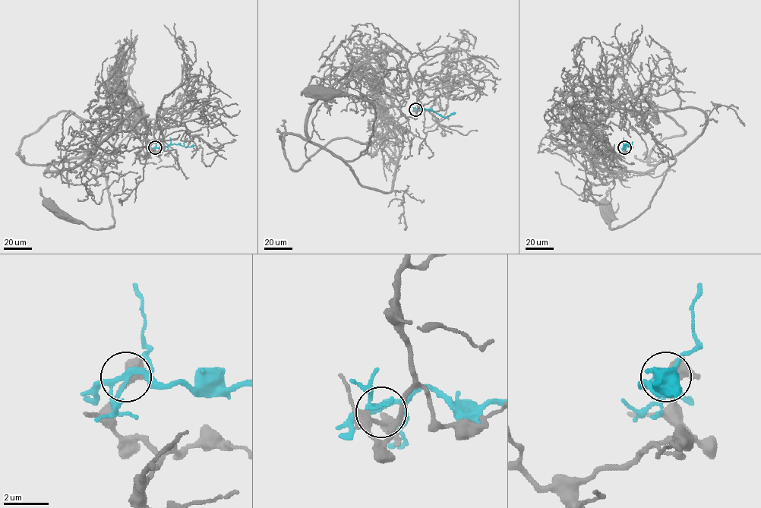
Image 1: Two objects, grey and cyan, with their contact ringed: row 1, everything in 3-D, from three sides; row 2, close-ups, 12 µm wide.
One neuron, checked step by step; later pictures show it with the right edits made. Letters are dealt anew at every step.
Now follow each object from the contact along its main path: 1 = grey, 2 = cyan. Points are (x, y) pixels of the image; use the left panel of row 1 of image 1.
1: (154, 147), (145, 120), (124, 119), (83, 161), (51, 165), (99, 168), (114, 224), (57, 212)
2: (154, 147), (163, 148), (175, 143), (191, 146), (193, 144)

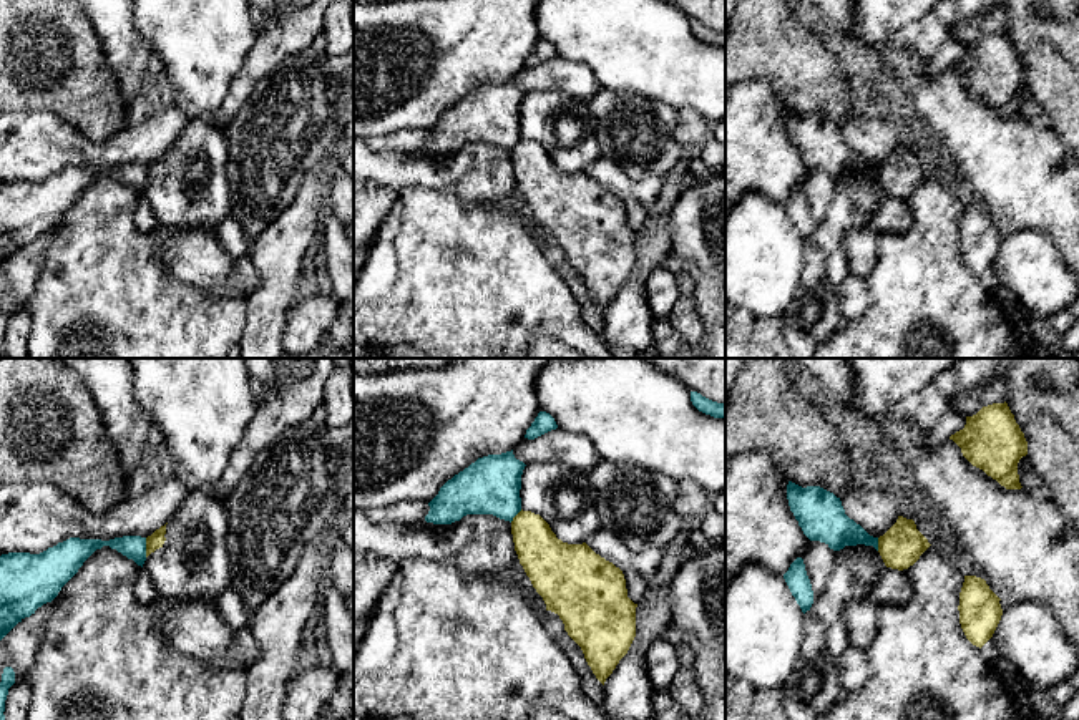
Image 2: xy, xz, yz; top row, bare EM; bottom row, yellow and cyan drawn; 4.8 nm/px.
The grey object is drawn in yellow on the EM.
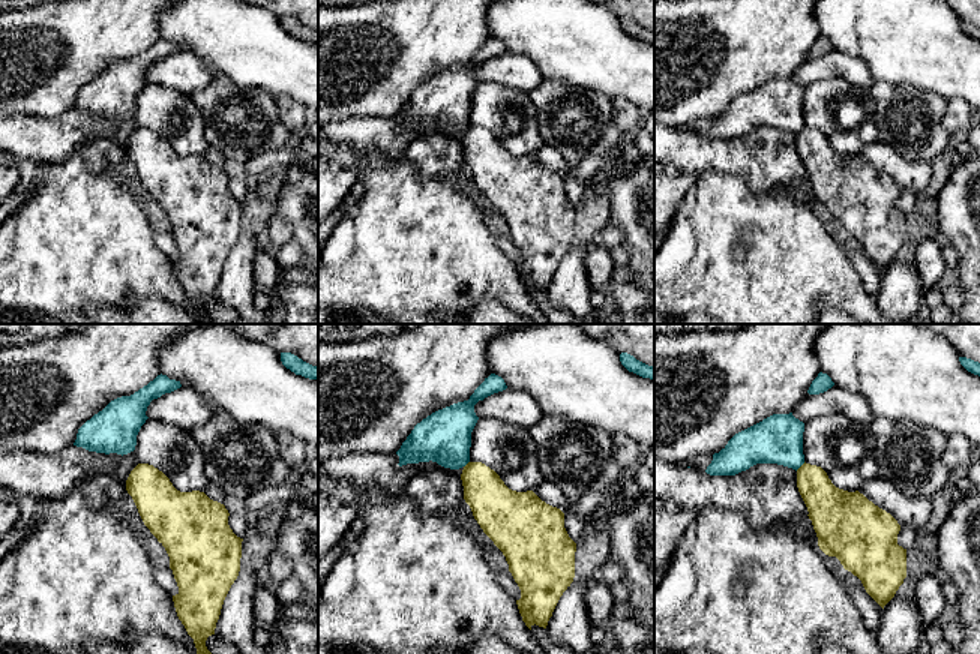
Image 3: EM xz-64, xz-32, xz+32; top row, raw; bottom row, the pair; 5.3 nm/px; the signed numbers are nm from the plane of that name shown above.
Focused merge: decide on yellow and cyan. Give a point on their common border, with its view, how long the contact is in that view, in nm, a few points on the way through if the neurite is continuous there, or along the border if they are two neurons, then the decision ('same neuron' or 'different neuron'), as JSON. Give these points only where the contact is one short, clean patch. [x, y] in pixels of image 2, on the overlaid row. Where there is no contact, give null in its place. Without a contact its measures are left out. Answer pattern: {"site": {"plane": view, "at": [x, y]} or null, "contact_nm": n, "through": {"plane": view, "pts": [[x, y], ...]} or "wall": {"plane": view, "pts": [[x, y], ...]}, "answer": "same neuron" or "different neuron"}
{"site": {"plane": "xy", "at": [146, 548]}, "contact_nm": 100, "wall": {"plane": "xy", "pts": [[145, 538], [146, 556]]}, "answer": "different neuron"}

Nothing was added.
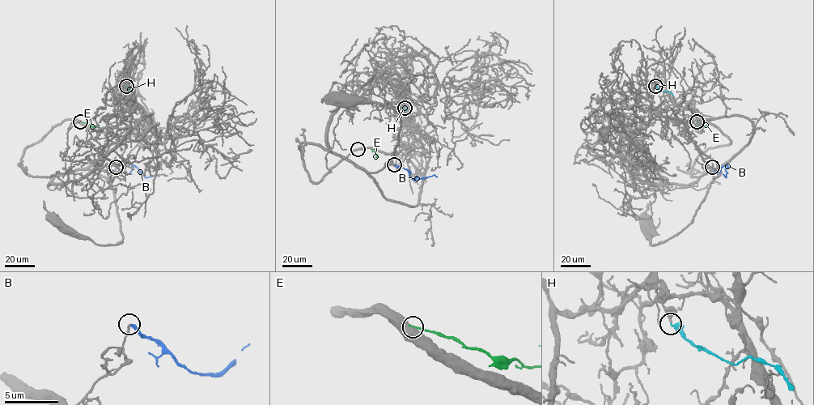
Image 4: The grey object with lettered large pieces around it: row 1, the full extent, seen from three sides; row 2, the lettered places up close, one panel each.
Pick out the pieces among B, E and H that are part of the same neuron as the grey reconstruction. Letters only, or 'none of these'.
H

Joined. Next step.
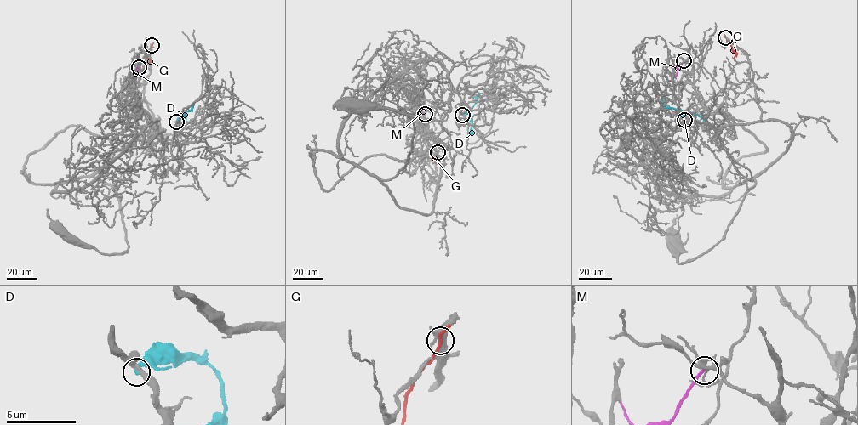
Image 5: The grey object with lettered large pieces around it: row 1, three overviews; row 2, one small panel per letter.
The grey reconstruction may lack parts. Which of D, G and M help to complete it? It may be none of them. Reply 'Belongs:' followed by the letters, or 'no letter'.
Belongs: no letter

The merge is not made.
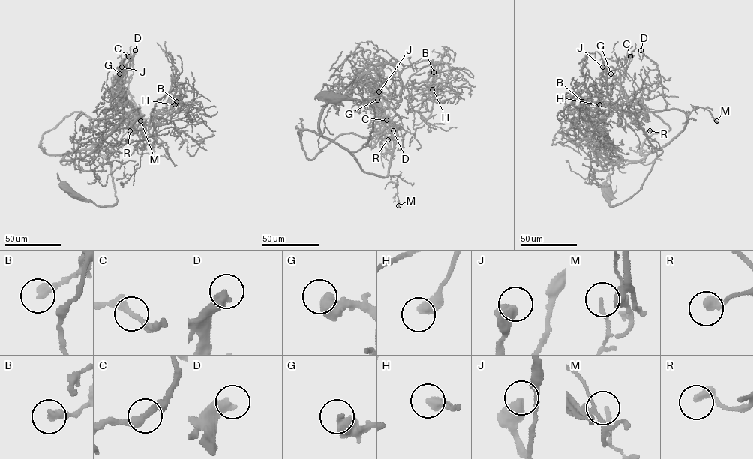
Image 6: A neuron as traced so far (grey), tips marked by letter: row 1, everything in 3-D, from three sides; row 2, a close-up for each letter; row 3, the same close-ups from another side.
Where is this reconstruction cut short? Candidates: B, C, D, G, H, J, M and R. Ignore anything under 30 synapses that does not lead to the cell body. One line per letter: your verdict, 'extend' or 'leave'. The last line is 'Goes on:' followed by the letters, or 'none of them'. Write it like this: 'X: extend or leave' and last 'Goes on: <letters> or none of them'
B: leave
C: leave
D: extend
G: leave
H: leave
J: leave
M: leave
R: leave
Goes on: D

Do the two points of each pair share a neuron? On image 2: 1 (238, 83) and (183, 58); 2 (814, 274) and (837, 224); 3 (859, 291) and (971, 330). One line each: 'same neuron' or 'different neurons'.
1: different neurons
2: same neuron
3: different neurons

